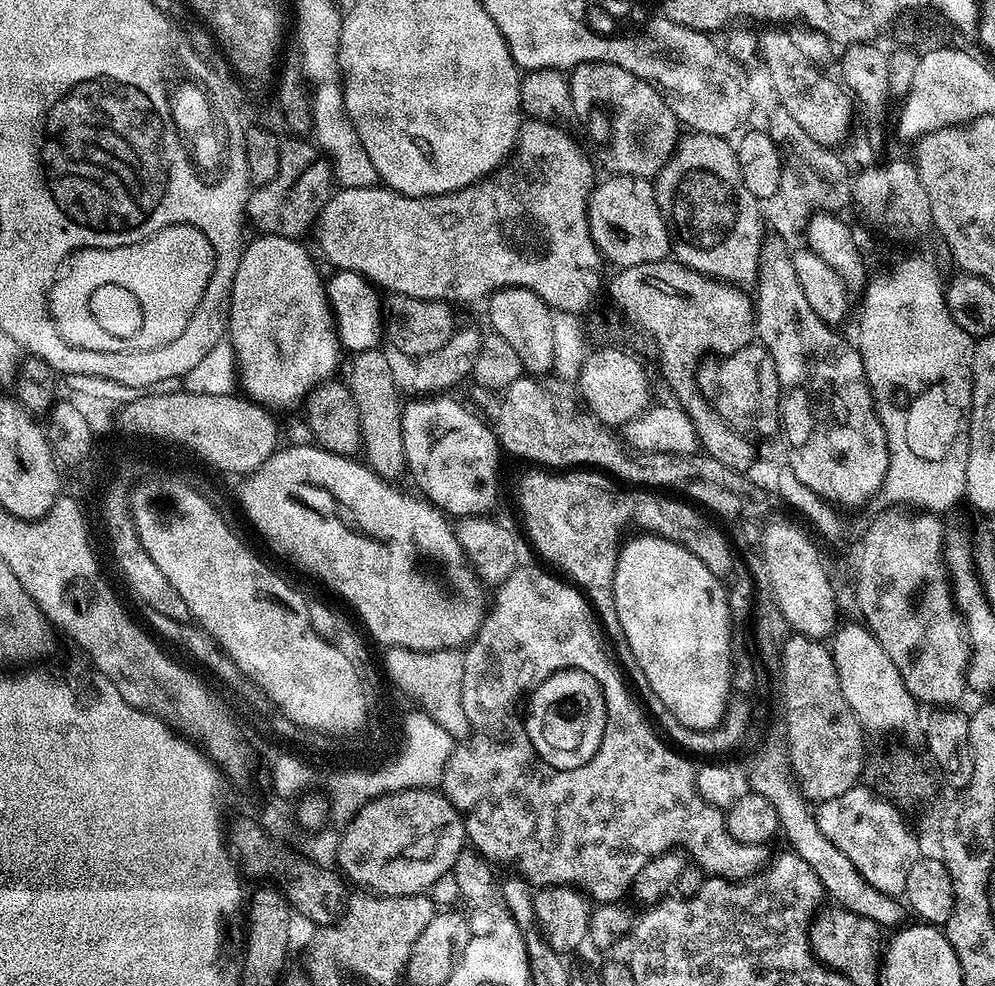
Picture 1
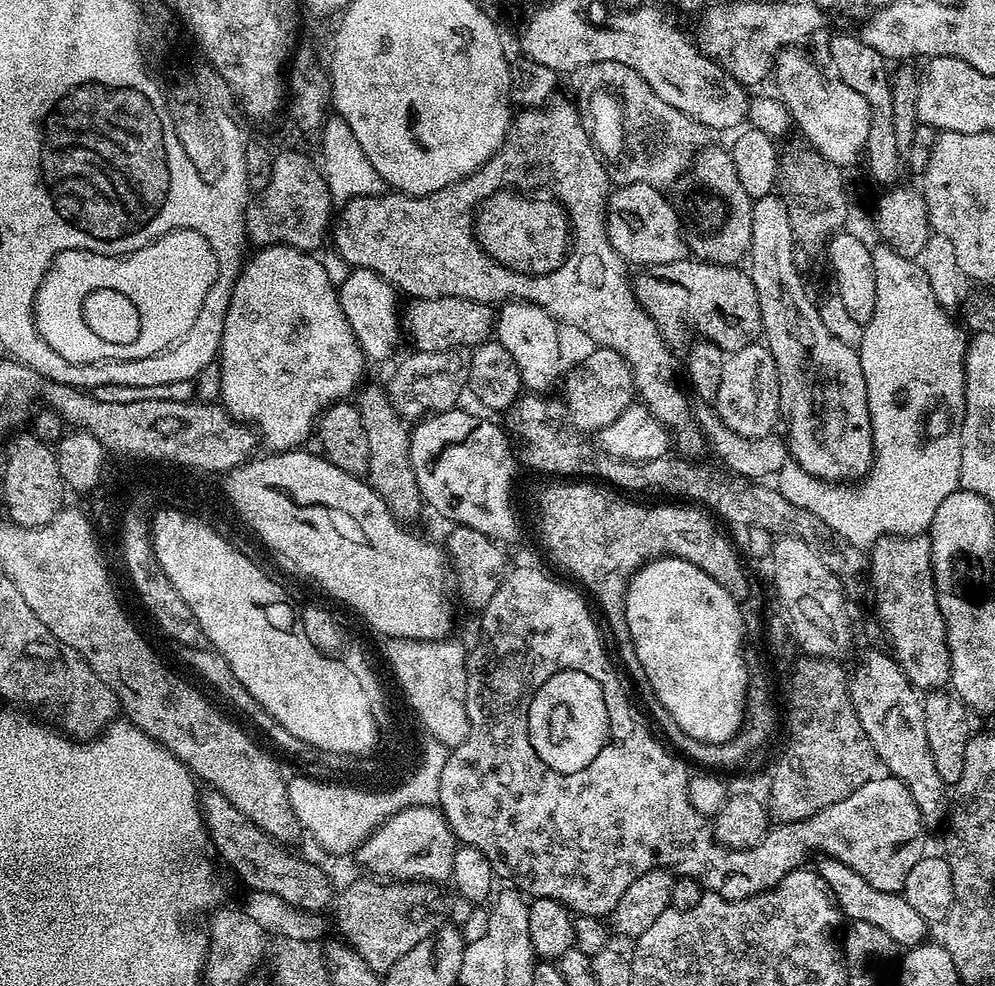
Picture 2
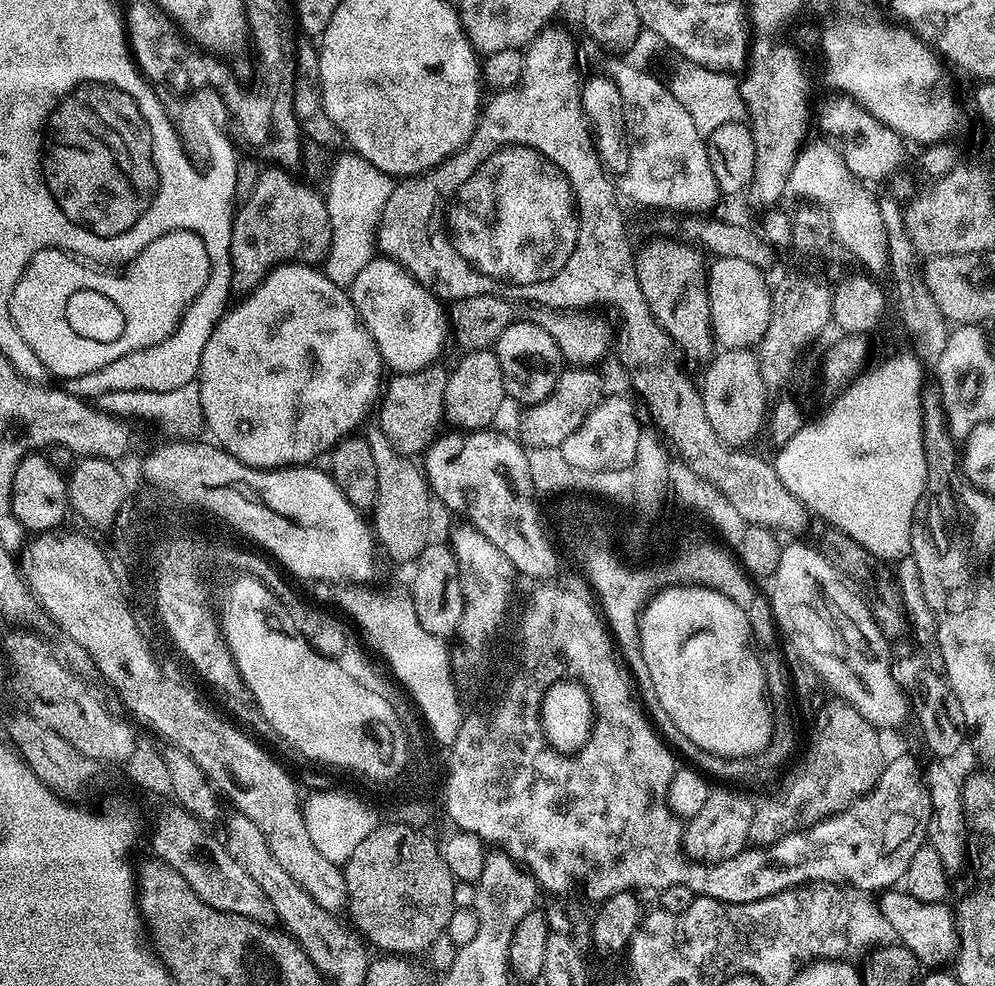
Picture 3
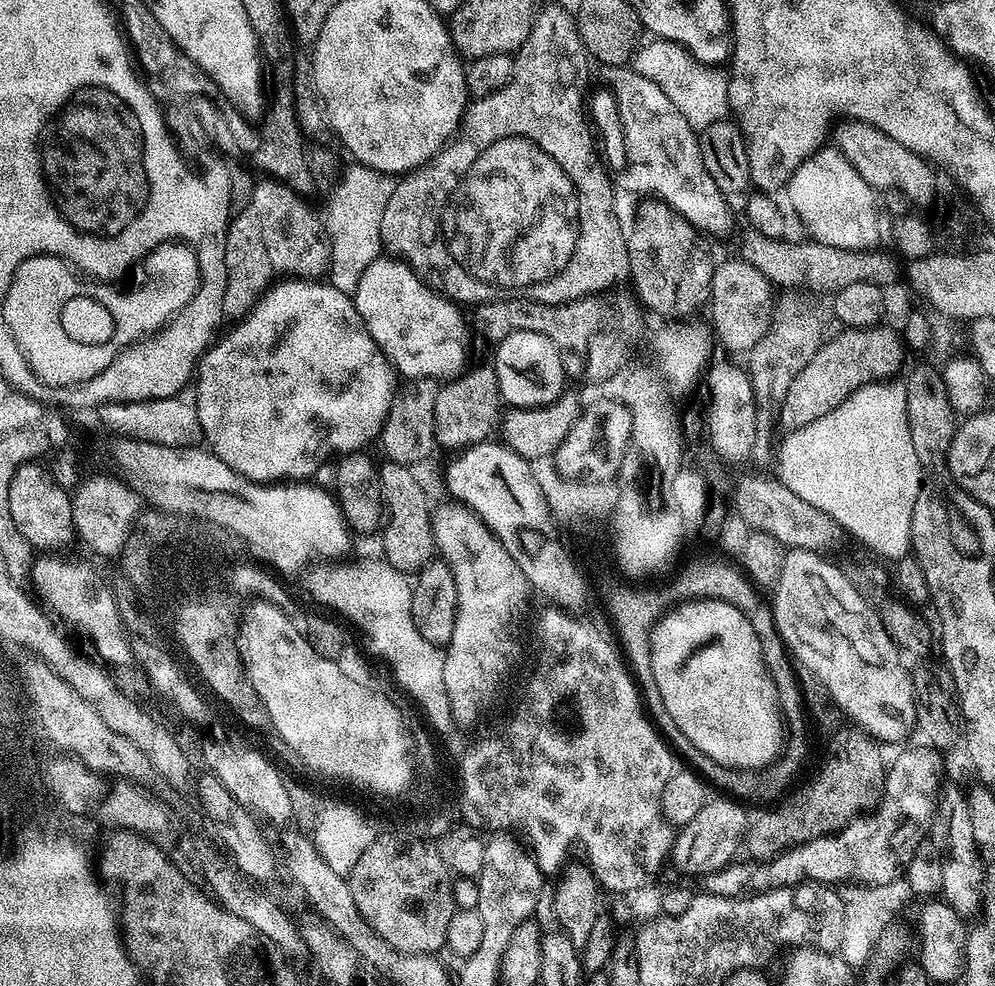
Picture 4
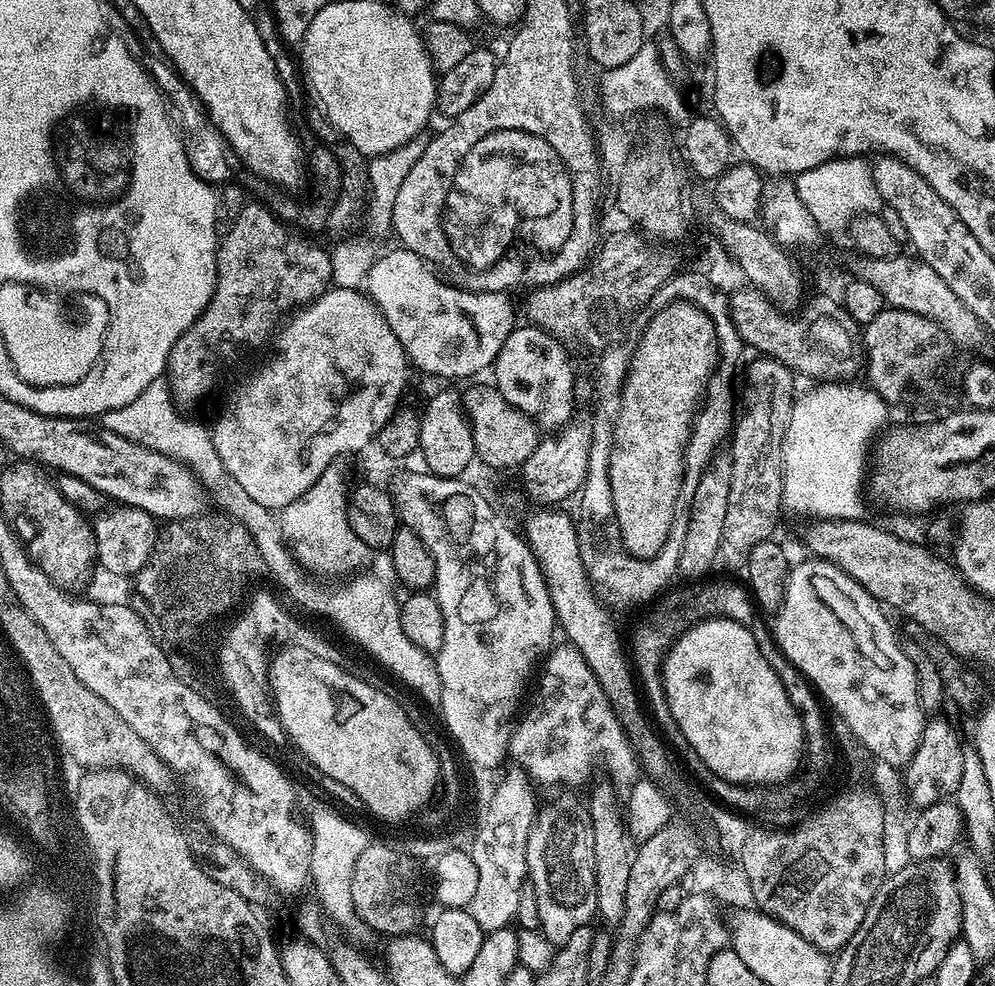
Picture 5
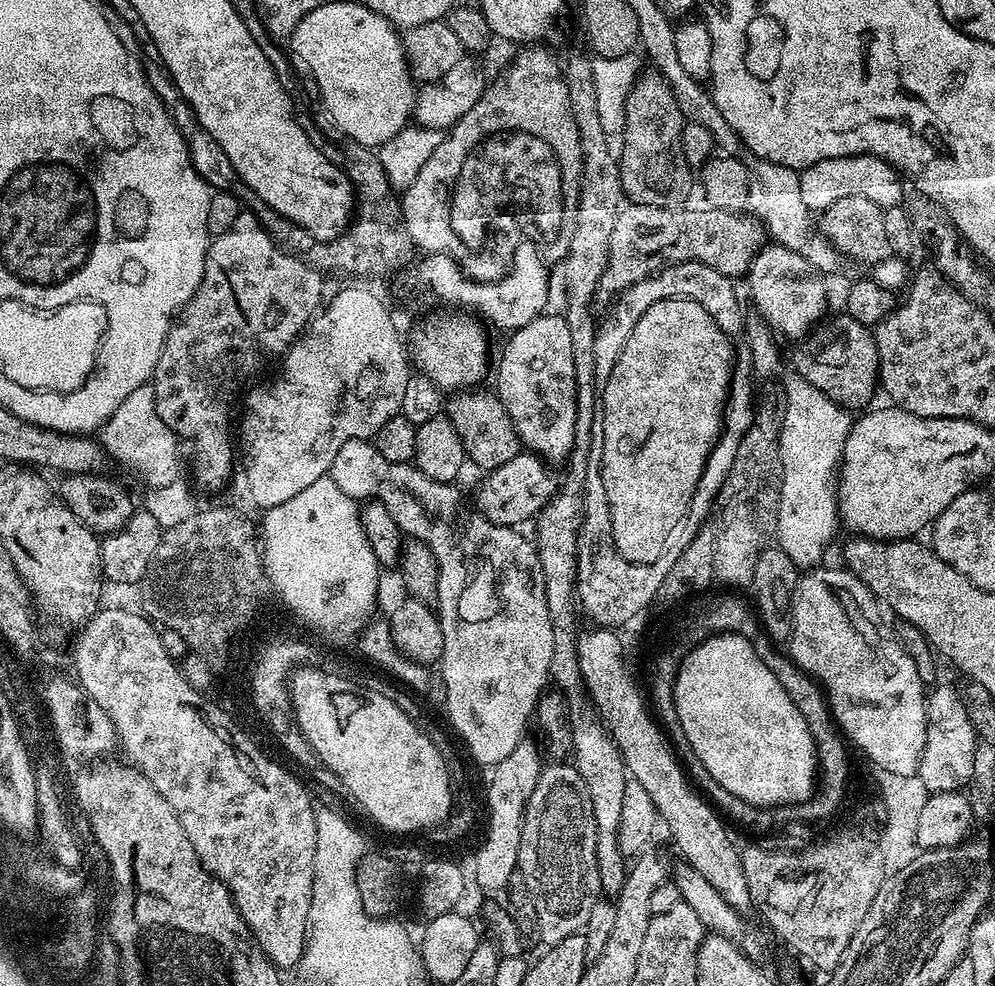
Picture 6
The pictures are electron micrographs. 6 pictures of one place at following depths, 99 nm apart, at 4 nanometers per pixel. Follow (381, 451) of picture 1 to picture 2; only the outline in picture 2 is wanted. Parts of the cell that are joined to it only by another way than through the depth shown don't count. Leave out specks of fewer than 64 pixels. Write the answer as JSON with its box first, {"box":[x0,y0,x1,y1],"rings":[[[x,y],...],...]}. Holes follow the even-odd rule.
{"box":[358,383,425,522],"rings":[[[365,383],[359,389],[358,407],[362,414],[362,426],[366,429],[366,439],[370,445],[370,462],[368,463],[367,483],[375,488],[377,494],[386,502],[386,506],[401,522],[412,522],[420,516],[420,508],[425,502],[418,490],[418,478],[414,478],[414,466],[410,454],[409,425],[397,414],[390,402],[387,391],[376,384]]]}

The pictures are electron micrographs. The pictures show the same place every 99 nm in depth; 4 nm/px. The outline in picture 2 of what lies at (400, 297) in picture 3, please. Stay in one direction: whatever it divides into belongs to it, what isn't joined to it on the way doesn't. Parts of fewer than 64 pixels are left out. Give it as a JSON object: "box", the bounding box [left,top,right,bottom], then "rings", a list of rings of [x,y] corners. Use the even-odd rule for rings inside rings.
{"box":[338,268,402,360],"rings":[[[352,268],[348,276],[338,286],[340,305],[350,322],[350,330],[354,330],[356,340],[360,344],[365,357],[372,360],[388,360],[396,343],[402,336],[402,304],[396,301],[397,289],[387,280],[383,280],[376,272],[365,268]]]}

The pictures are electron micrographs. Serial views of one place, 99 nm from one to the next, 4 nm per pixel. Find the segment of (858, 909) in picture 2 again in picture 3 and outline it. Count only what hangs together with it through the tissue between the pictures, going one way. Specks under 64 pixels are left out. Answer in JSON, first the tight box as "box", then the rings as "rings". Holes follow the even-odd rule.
{"box":[878,890,958,966],"rings":[[[884,890],[879,893],[878,907],[880,919],[885,925],[892,927],[897,941],[905,944],[917,961],[924,966],[944,966],[953,959],[958,951],[956,934],[956,918],[953,909],[947,903],[919,901],[907,890]]]}

